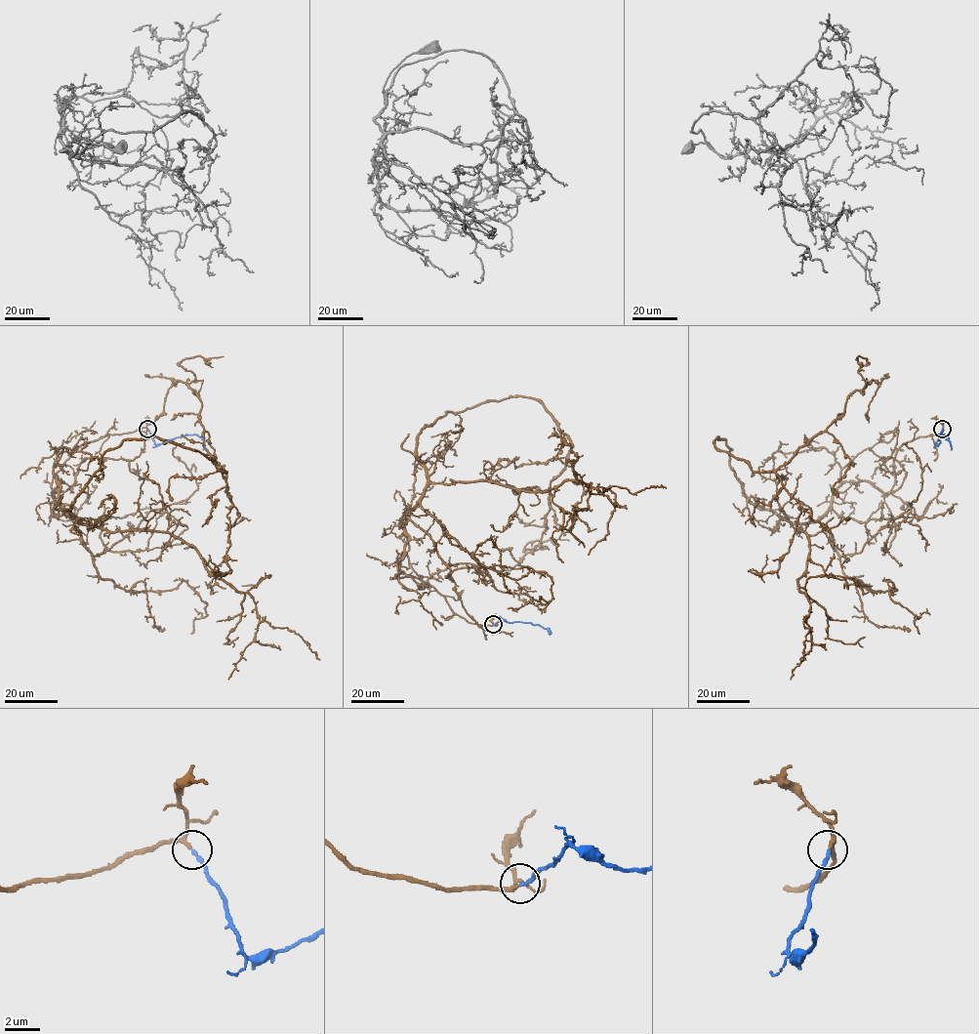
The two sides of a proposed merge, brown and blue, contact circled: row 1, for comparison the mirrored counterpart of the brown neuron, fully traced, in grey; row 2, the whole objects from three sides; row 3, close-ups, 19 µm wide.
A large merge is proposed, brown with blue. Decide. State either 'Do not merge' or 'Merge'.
Merge

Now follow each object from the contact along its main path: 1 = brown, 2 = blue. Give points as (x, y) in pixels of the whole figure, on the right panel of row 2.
1: (942, 428), (896, 451), (890, 492), (759, 510), (714, 440), (777, 470), (867, 385), (858, 356)
2: (942, 428), (937, 444), (944, 434), (951, 449)

